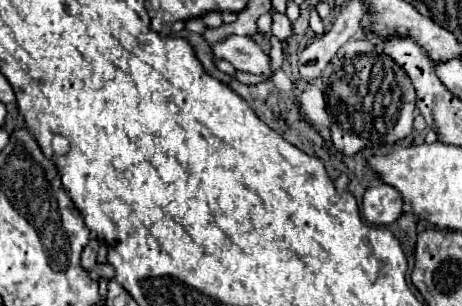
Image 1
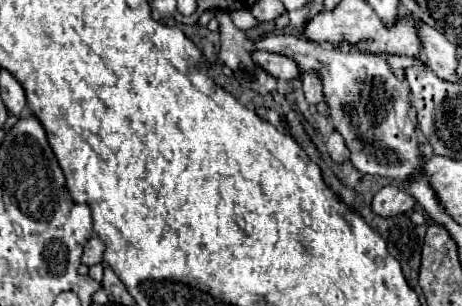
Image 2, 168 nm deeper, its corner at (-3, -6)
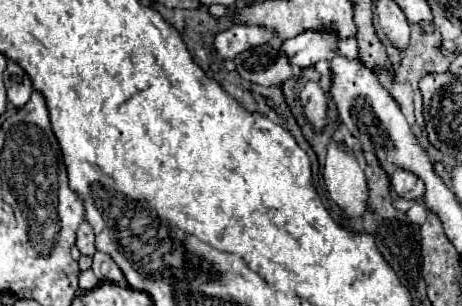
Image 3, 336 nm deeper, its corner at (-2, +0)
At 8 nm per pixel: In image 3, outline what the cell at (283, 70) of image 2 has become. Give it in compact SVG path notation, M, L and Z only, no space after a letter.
M304 32L302 36L284 40L280 52L286 54L294 68L308 68L318 60L330 60L336 52L336 42L330 32Z

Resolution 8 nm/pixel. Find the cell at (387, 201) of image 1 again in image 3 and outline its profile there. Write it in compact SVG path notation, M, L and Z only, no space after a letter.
M394 170L394 174L390 176L390 186L394 188L396 196L406 200L420 200L424 196L422 180L406 170Z

